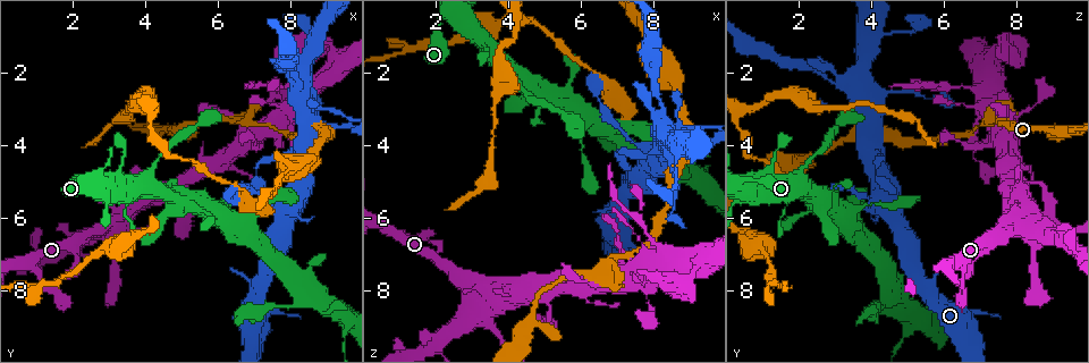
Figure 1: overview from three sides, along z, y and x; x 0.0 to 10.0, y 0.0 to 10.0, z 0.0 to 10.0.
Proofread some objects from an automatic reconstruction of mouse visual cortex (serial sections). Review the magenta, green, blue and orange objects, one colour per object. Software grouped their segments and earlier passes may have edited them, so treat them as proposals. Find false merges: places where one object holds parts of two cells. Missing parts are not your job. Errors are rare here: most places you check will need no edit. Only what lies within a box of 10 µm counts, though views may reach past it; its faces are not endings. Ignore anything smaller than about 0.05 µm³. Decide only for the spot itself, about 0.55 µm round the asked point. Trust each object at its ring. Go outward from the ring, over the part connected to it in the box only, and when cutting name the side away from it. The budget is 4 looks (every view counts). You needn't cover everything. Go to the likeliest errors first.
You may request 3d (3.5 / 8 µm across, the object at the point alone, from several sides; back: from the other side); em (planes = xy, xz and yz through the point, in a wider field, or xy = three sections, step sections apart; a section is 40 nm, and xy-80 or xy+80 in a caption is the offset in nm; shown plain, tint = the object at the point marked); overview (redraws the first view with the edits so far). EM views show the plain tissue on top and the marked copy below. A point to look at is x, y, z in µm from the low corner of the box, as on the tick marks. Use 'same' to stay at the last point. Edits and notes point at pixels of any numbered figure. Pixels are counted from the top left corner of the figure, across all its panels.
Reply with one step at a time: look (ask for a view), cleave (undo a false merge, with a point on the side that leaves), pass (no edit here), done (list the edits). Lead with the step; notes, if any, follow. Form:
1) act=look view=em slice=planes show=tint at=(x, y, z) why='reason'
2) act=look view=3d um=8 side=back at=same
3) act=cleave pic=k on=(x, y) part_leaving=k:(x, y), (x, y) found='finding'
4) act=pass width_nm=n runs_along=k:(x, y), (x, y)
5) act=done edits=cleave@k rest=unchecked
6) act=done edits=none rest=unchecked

act=look view=3d um=3.5 at=(6.10, 3.35, 7.45) why='three-way junction'

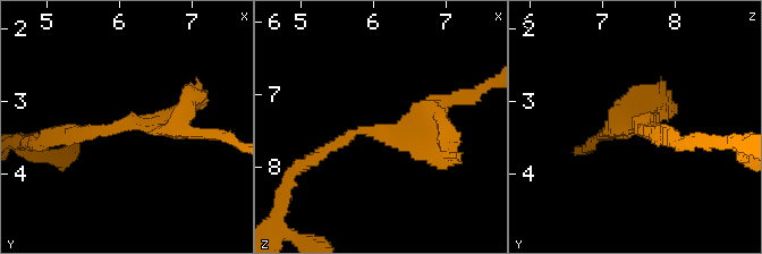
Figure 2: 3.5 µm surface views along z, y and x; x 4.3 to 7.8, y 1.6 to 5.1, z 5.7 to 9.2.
act=look view=em slice=xy step=5 show=tint at=(6.10, 3.35, 7.55) arms=3 arm_widths_nm=150,200,250

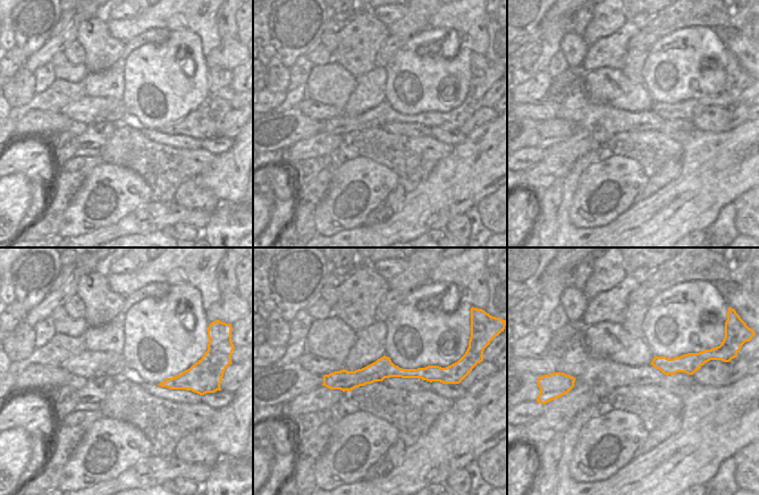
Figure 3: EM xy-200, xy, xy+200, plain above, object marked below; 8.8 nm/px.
act=pass width_nm=180 runs_along=2:(315, 157), (357, 130), (413, 133), (445, 101) found='continuous, no second cell'

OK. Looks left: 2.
act=look view=em slice=xy step=5 show=tint at=(8.15, 2.45, 3.35) why='a narrow waist'

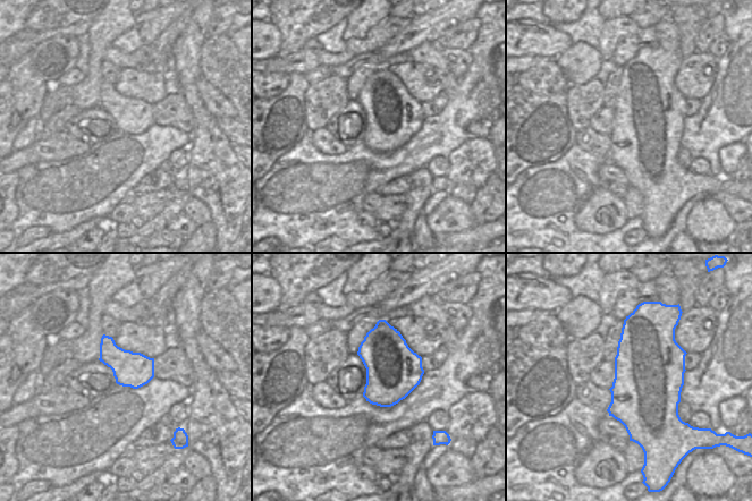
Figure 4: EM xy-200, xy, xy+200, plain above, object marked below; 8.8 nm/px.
act=look view=3d um=3.5 at=same why='wider look'

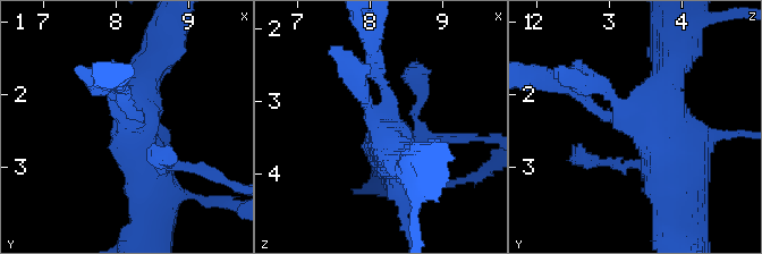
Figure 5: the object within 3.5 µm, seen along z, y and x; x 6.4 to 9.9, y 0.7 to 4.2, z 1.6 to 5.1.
act=pass runs_along=5:(680, 194), (651, 128), (677, 58) found='one cell here'

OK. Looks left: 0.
act=done edits=none rest=unchecked

